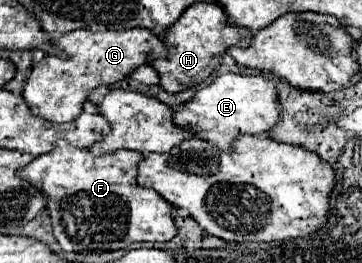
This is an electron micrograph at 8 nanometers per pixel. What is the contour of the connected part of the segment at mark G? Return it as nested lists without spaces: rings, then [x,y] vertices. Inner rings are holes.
[[[78,29],[52,41],[52,47],[64,51],[66,57],[46,55],[30,71],[24,85],[24,101],[30,113],[56,123],[66,123],[82,113],[82,103],[90,91],[98,85],[118,83],[128,77],[136,67],[150,65],[154,59],[166,55],[166,47],[150,29],[128,29],[128,31],[90,31]]]

